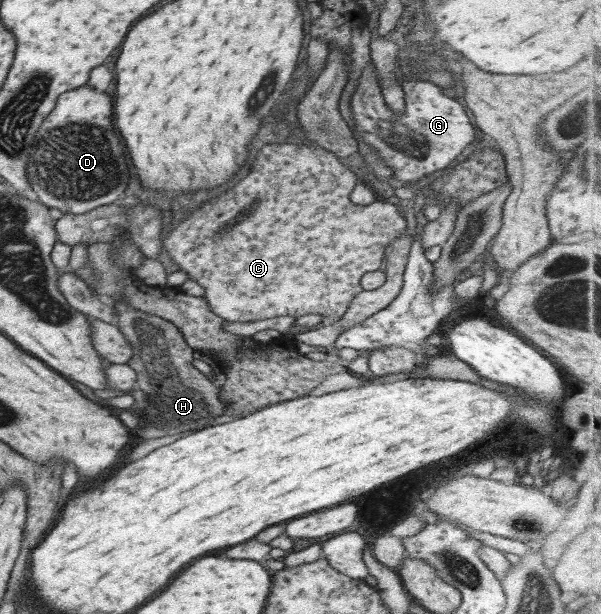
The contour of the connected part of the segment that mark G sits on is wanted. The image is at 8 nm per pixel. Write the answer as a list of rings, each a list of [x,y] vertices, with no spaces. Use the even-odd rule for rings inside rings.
[[[369,64],[363,69],[350,100],[352,117],[362,140],[391,167],[395,178],[409,186],[430,174],[434,175],[436,171],[448,170],[476,136],[464,106],[452,94],[446,96],[440,92],[438,85],[425,77],[418,81],[404,79],[401,86],[405,92],[405,109],[399,113],[392,112],[375,74],[375,66]]]

